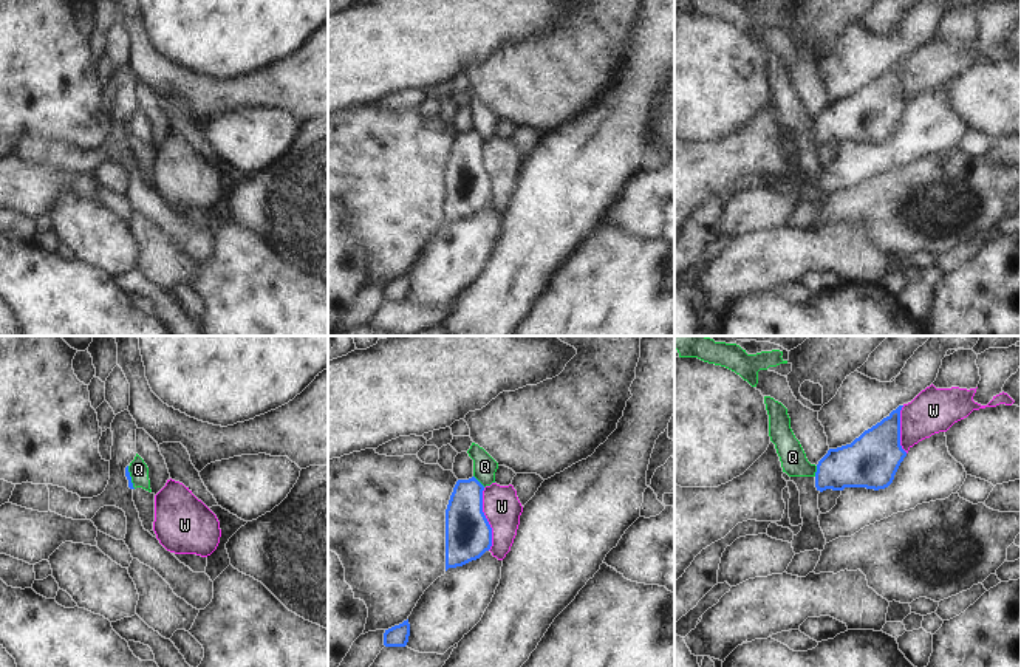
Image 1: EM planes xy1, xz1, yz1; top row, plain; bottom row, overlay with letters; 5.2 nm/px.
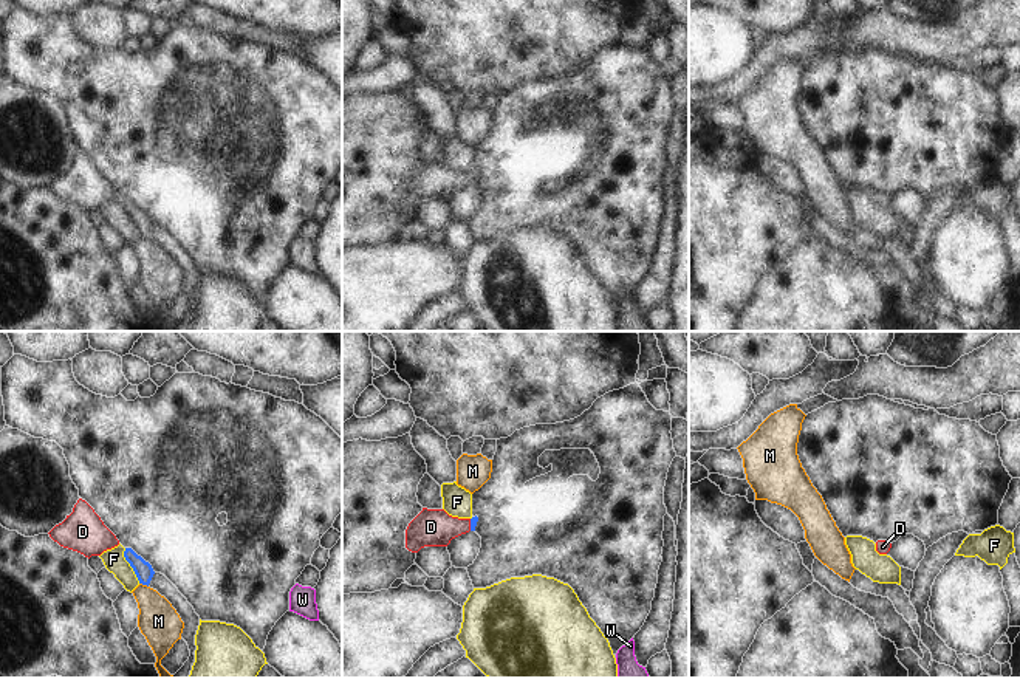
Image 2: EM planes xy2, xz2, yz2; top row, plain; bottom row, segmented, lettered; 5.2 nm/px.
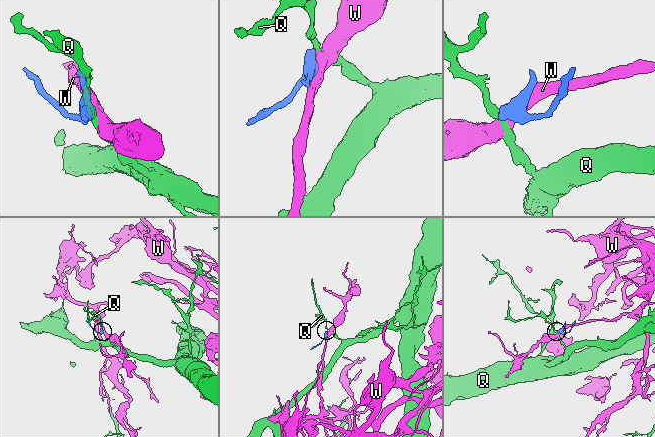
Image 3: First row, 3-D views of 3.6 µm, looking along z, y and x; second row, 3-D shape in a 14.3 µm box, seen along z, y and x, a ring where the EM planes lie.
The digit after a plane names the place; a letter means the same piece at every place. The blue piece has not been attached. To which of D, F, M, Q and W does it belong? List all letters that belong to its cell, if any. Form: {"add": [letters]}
{"add": ["D"]}

